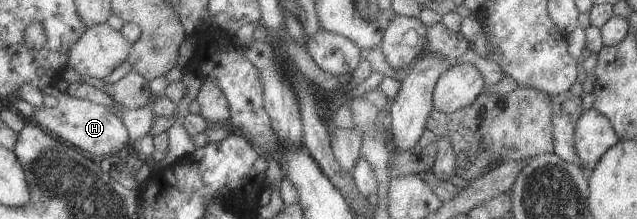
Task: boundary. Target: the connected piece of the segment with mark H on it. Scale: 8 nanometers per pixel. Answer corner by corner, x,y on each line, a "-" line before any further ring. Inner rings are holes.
66,92
56,93
56,97
59,103
54,108
45,106
34,109
35,113
31,120
45,129
45,133
59,138
67,147
79,148
87,159
97,164
107,156
119,153
128,145
131,137
127,125
123,123
123,119
111,113
107,106
69,96

